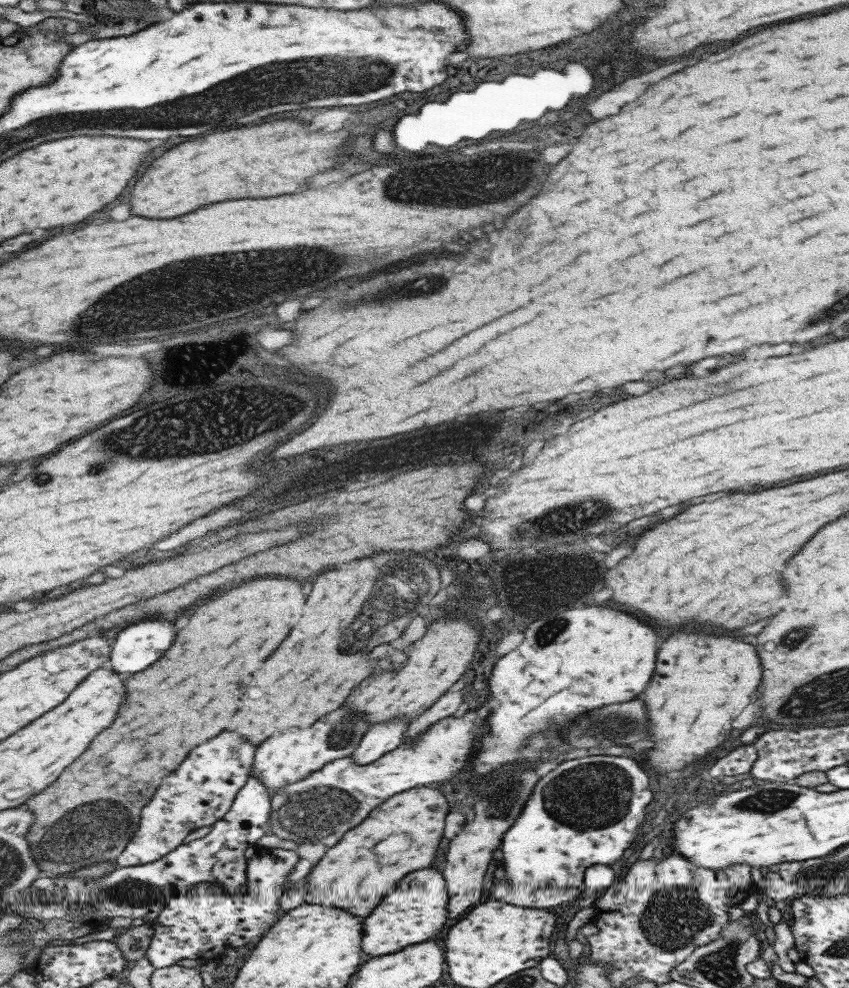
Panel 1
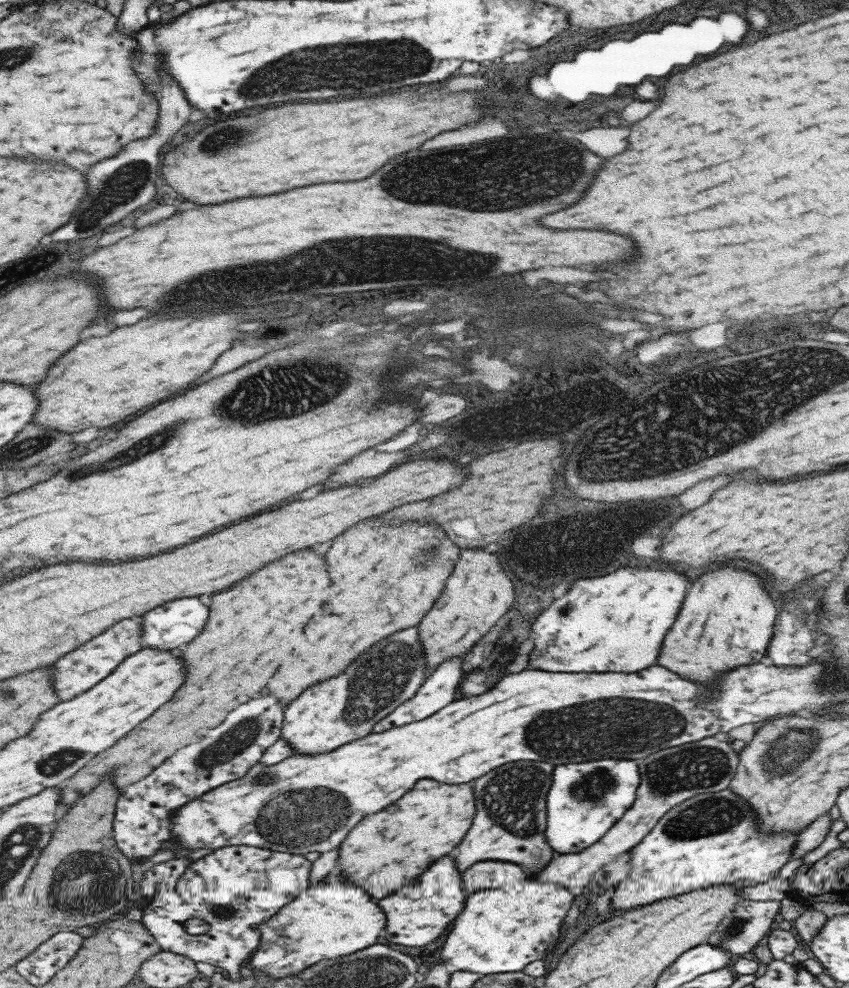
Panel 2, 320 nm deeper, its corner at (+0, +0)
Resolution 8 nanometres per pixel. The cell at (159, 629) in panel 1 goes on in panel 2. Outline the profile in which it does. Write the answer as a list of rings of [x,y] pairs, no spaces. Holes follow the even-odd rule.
[[[181,597],[171,599],[169,602],[156,606],[148,610],[141,616],[142,624],[142,644],[143,647],[149,647],[157,650],[173,650],[181,644],[187,644],[191,638],[195,638],[207,620],[207,606],[201,604],[197,597]]]

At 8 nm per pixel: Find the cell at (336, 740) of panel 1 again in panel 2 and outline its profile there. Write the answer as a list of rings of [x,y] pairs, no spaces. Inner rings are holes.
[[[417,627],[399,630],[369,650],[363,650],[343,674],[309,686],[291,700],[283,712],[280,738],[293,747],[294,754],[312,755],[331,752],[342,744],[363,738],[372,732],[376,722],[414,696],[425,674],[426,658],[418,641]]]

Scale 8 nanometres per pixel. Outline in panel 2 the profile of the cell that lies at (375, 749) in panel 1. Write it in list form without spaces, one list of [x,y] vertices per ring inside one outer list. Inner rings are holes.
[[[447,657],[441,661],[421,683],[414,696],[395,707],[386,717],[372,726],[378,733],[394,726],[401,726],[427,718],[453,700],[455,686],[461,676],[462,657]]]

